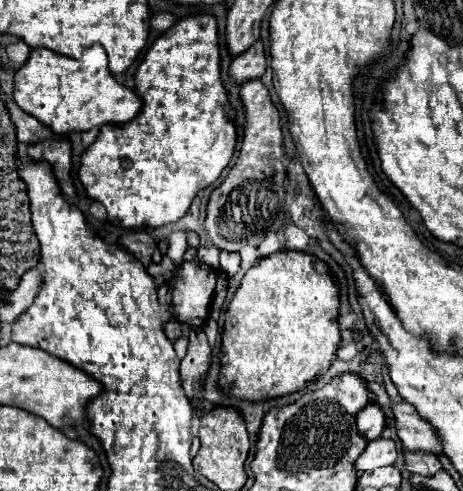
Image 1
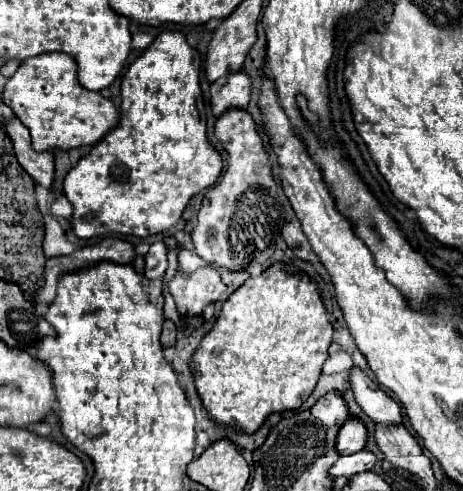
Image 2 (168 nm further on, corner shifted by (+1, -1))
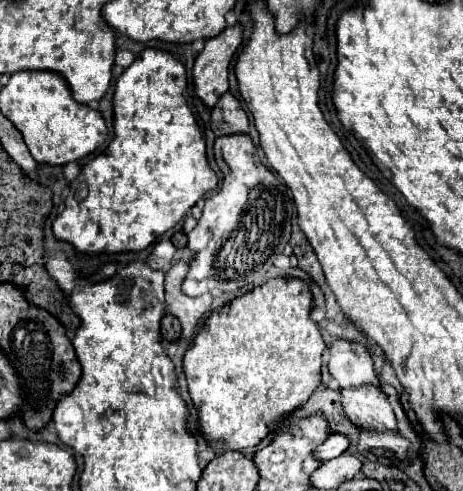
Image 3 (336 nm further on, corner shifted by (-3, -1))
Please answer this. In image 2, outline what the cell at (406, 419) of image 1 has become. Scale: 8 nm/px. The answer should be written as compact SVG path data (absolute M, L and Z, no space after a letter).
M354 367L350 373L350 381L358 405L364 409L364 413L368 413L370 419L380 425L404 425L404 409L364 371Z

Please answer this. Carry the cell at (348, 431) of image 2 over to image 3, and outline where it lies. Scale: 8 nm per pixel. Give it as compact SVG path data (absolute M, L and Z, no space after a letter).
M330 435L322 445L318 445L314 449L312 455L318 461L328 461L328 459L334 459L334 457L342 455L346 449L348 449L348 437L344 437L344 435Z

